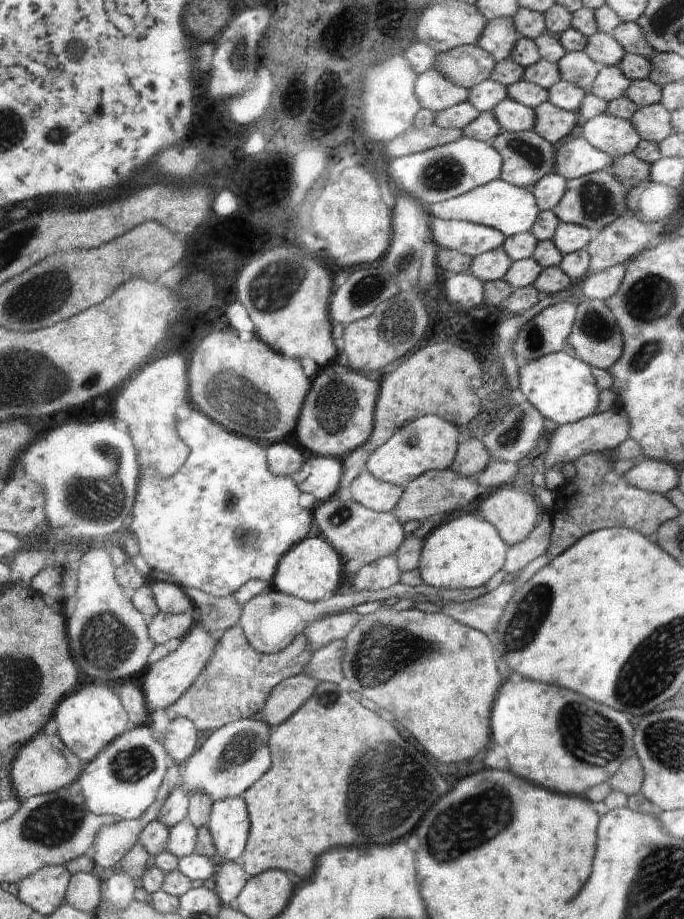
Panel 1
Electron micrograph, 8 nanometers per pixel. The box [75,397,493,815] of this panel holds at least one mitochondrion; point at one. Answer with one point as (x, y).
(369, 668)

